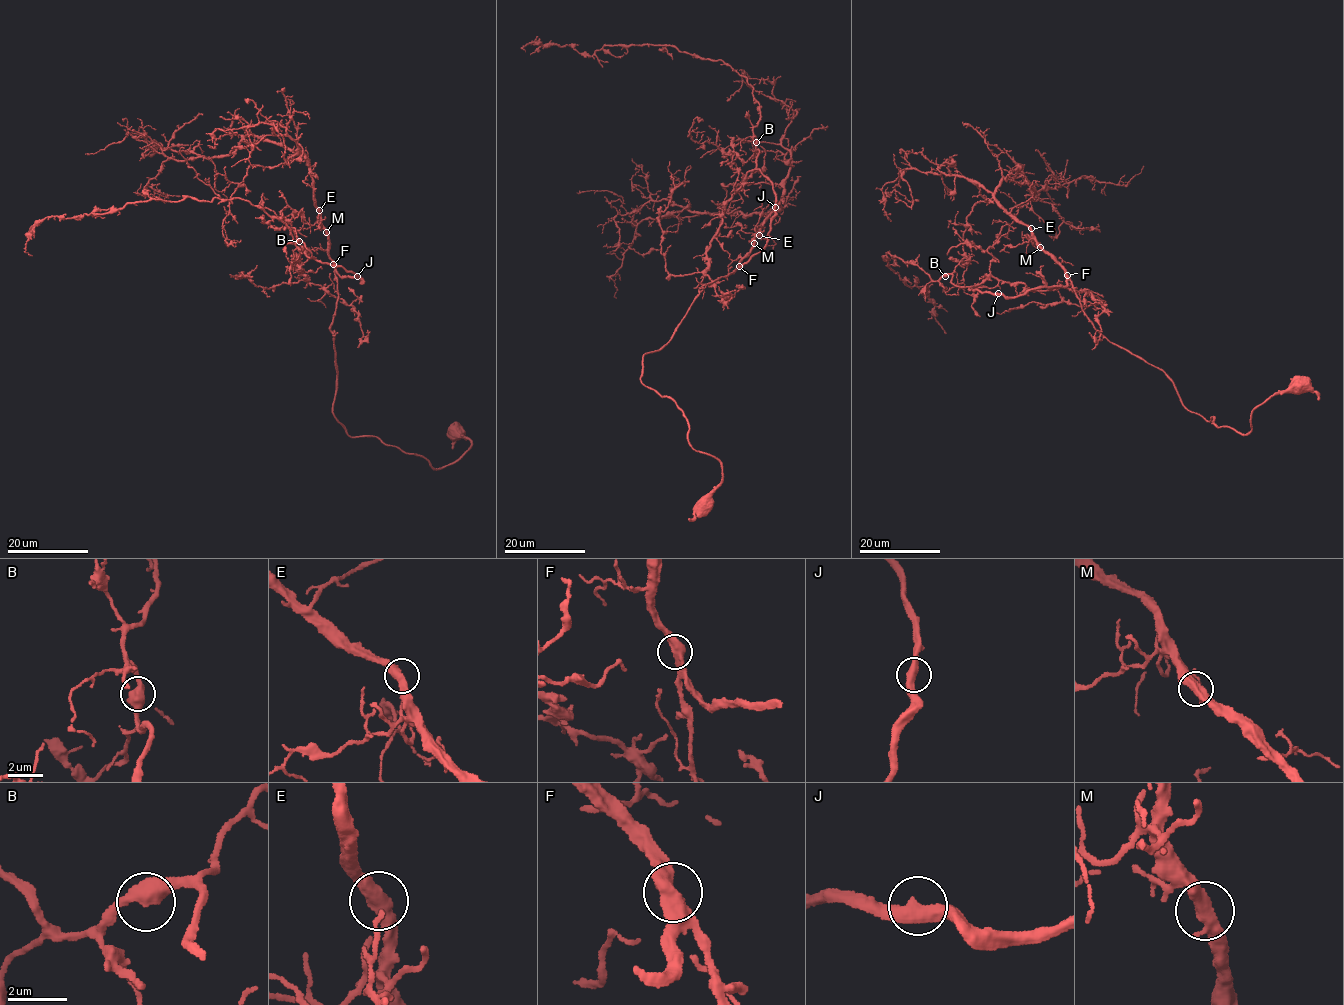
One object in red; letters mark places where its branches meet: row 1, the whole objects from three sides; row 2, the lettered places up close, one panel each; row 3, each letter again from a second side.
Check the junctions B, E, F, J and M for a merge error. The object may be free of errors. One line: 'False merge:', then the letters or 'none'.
False merge: none

